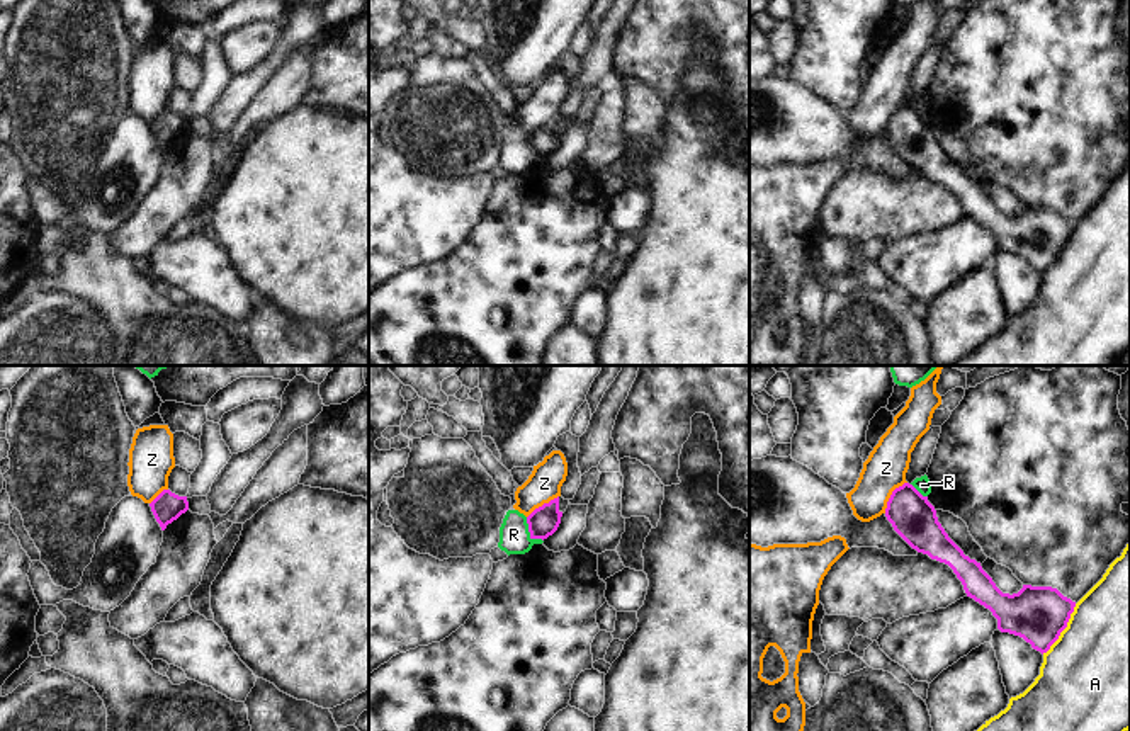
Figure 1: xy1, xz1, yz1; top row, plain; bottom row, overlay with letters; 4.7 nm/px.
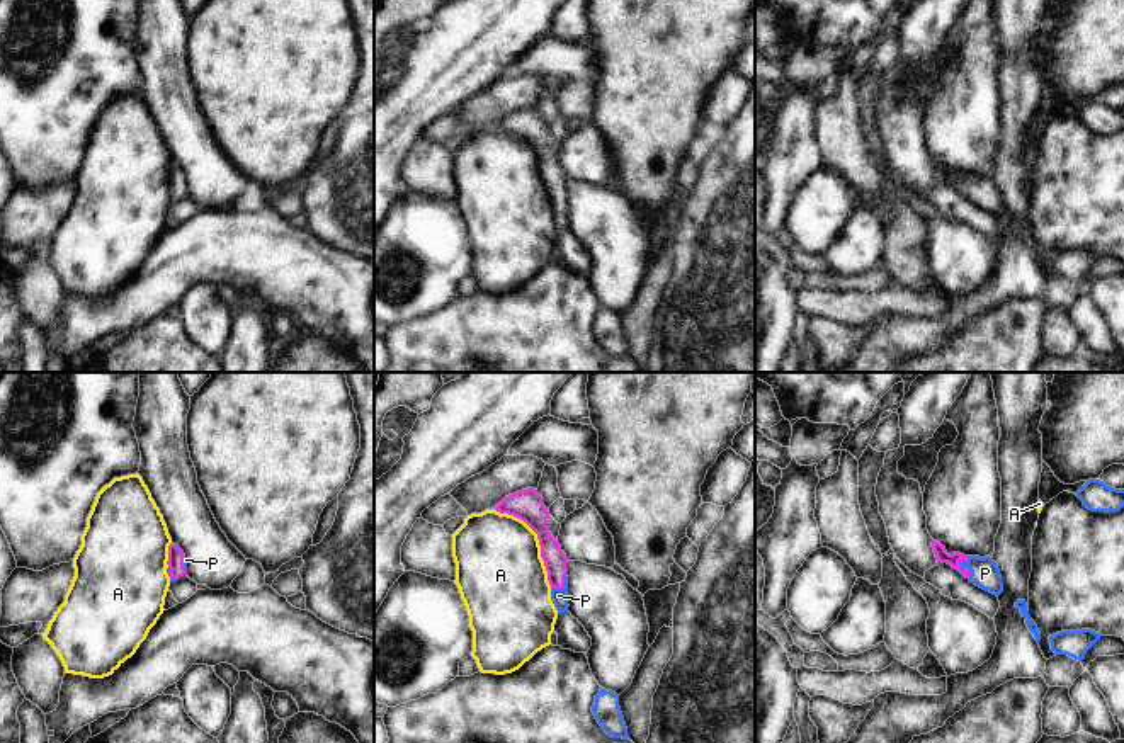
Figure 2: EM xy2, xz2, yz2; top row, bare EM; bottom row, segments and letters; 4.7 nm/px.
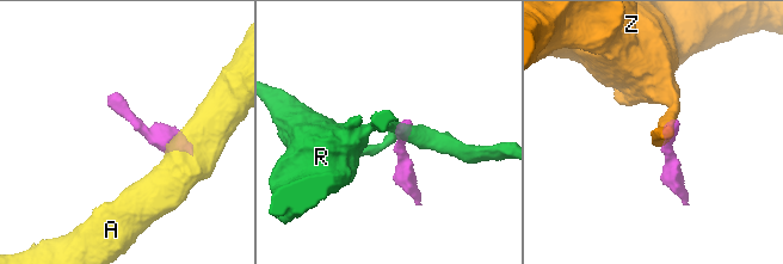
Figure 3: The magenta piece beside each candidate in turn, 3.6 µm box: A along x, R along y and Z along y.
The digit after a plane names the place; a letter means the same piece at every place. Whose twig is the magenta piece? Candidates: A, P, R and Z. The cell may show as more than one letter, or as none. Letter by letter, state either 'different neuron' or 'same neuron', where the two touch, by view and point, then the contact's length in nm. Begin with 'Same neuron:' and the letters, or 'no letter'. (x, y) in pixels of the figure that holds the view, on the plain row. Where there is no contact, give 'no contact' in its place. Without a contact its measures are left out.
Same neuron: P
A: different neuron; contact xz2 (539, 160); length 460 nm
P: same neuron; contact yz2 (965, 187); length 100 nm
R: different neuron; contact xz1 (529, 150); length 150 nm
Z: different neuron; contact yz1 (891, 114); length 190 nm

